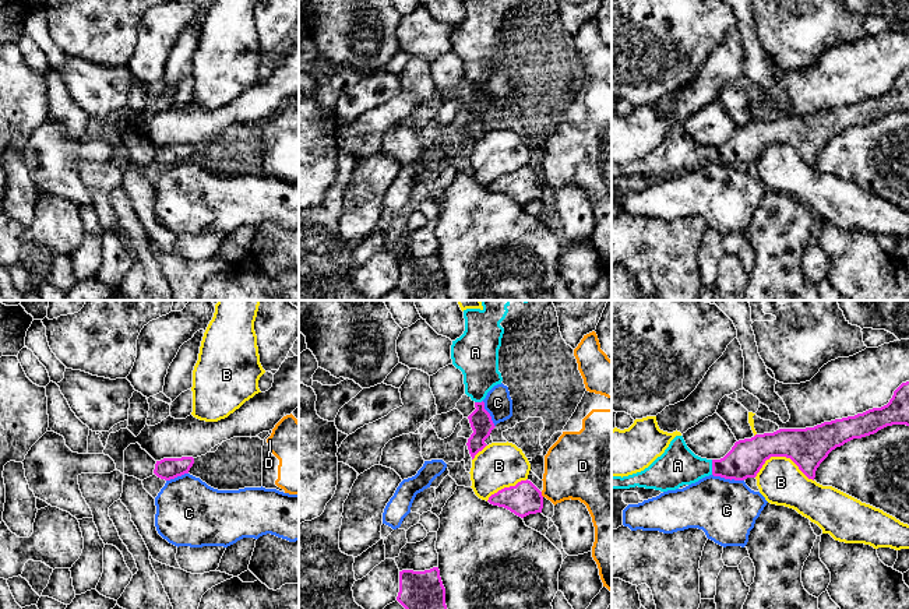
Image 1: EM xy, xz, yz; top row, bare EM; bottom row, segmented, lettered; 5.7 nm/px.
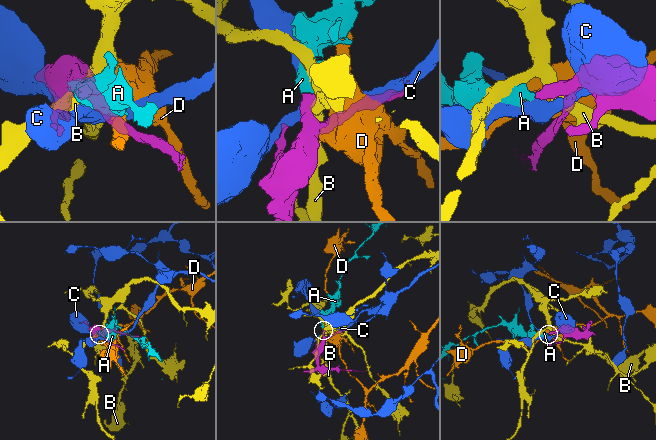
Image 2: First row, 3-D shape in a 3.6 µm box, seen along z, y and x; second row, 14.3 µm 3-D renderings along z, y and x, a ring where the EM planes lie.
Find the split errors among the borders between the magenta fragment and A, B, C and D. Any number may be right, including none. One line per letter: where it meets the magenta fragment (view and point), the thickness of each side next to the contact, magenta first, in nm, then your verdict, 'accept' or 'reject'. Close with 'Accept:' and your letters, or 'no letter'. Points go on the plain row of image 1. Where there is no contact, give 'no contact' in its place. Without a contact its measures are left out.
A: contact yz (712, 154); calibres 200 and 220 nm; accept
B: contact yz (782, 143); calibres 220 and 260 nm; reject
C: contact yz (728, 165); calibres 200 and 360 nm; reject
D: contact xz (541, 182); calibres 190 and 360 nm; reject
Accept: A

